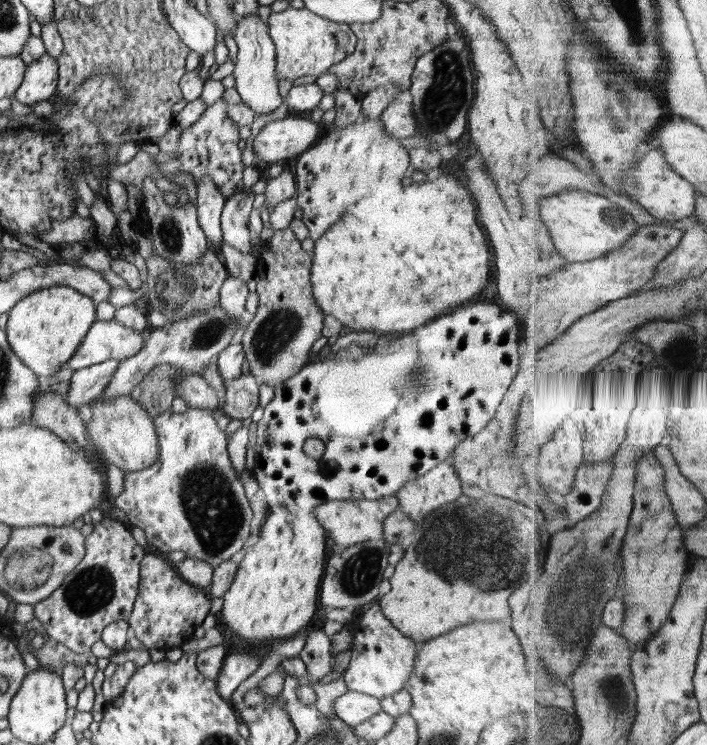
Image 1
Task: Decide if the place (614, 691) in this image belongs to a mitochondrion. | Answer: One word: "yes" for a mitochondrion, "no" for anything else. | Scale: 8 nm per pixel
yes

